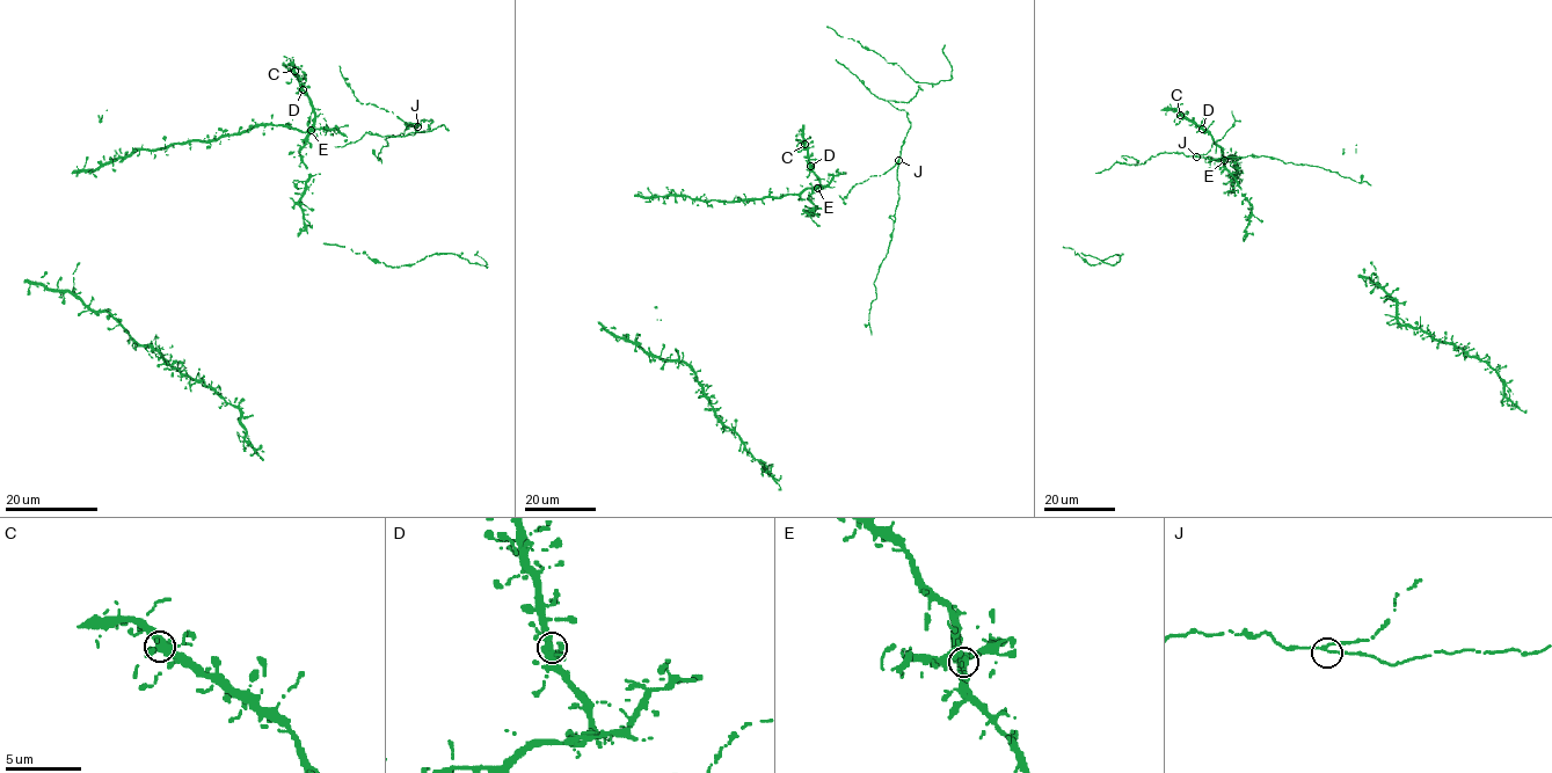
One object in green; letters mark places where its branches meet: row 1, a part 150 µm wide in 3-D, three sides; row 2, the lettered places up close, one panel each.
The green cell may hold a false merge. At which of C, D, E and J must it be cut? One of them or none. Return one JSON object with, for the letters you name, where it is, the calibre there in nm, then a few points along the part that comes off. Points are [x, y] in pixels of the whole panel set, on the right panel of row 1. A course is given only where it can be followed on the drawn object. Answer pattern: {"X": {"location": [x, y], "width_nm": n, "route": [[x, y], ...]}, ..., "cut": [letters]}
{"E": {"location": [1224, 160], "width_nm": 480}, "cut": ["E"]}

